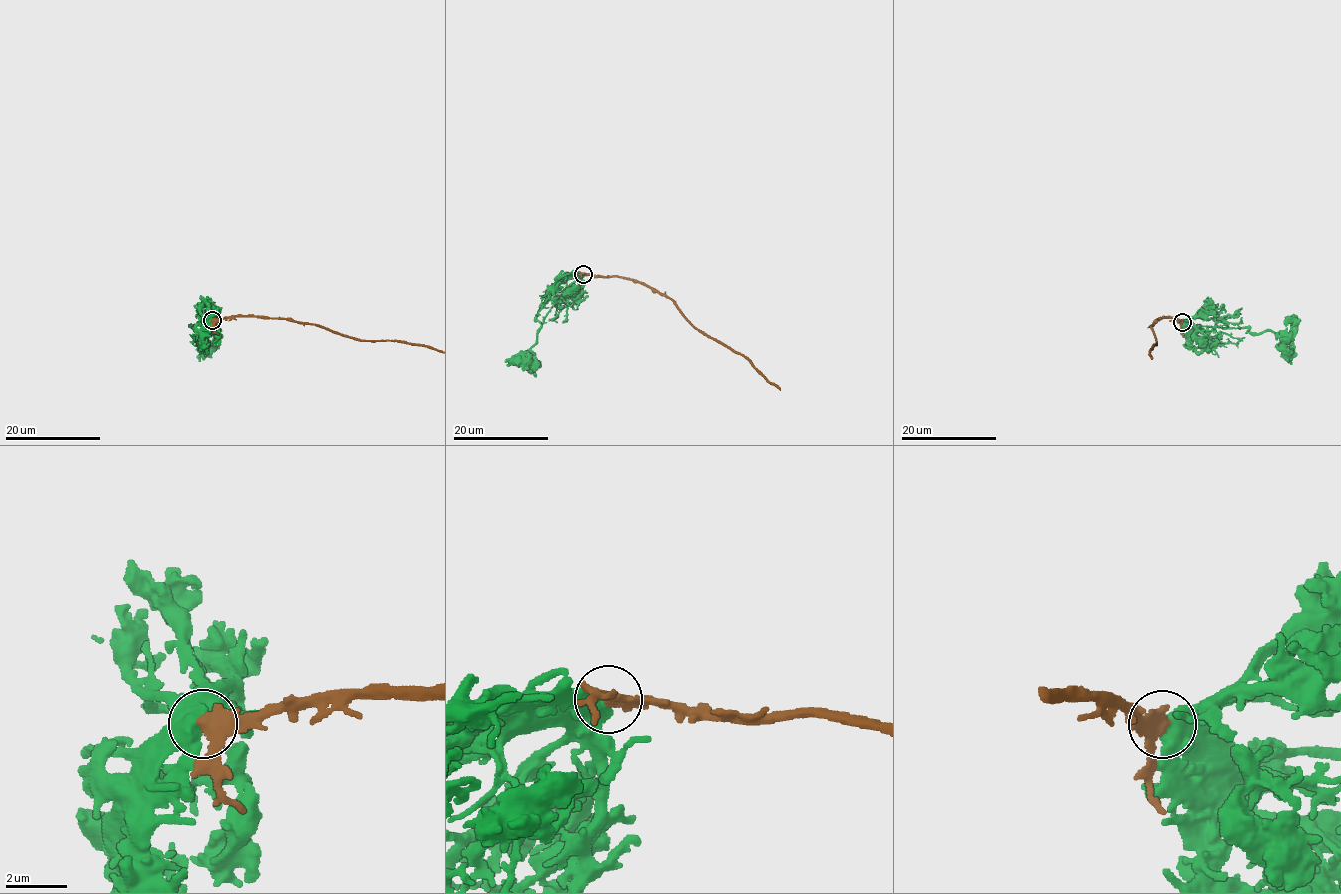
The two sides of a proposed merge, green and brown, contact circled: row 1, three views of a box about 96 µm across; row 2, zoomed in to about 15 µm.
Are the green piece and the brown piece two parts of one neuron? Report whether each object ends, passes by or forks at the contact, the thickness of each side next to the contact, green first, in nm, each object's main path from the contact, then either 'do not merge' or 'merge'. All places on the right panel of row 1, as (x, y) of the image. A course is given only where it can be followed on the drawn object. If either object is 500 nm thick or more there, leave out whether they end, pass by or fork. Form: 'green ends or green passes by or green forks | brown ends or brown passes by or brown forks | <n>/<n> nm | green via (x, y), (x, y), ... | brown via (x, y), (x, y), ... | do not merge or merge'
green passes by | brown passes by | 480/360 nm | green via (1183, 321), (1194, 326), (1247, 328), (1247, 332), (1267, 331), (1284, 336), (1296, 326), (1293, 333) | merge

